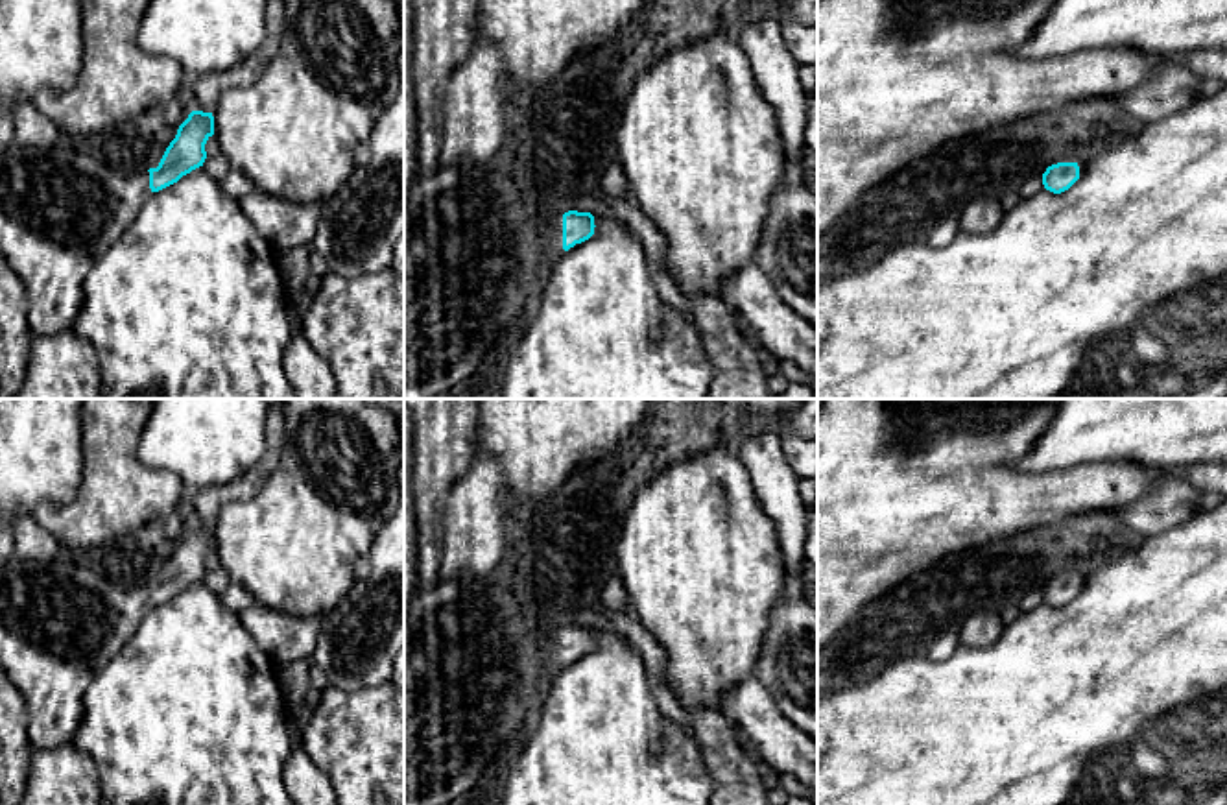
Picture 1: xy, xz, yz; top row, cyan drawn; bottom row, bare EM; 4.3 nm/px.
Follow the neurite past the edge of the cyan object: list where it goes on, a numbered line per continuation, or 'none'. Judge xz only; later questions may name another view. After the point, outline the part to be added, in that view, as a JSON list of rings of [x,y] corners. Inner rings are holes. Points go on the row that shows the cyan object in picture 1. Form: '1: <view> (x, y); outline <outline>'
1: xz (473, 248); outline [[[502,161],[445,166],[432,177],[417,177],[410,188],[404,212],[404,399],[435,399],[465,384],[522,312],[537,271],[565,253],[563,214],[535,218],[526,194],[520,172]]]

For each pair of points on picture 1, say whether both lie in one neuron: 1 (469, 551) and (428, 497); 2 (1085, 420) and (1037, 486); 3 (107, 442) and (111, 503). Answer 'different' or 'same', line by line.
1: different
2: different
3: same

